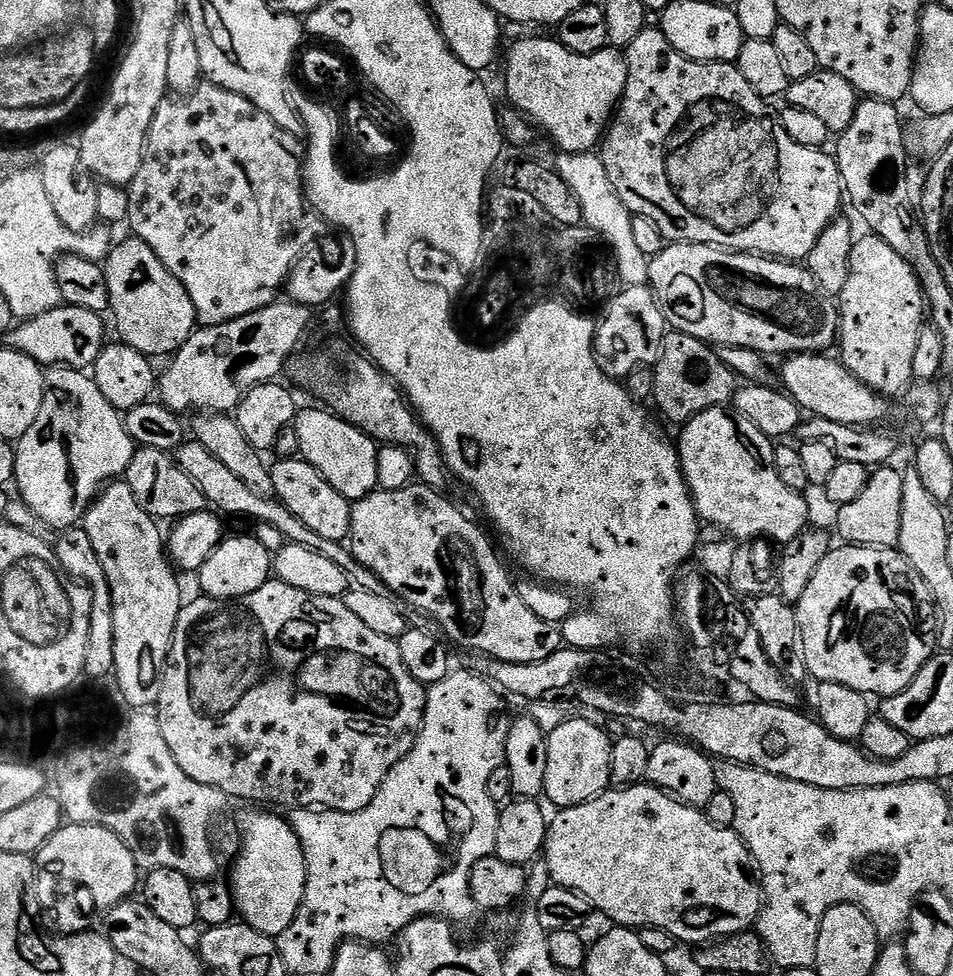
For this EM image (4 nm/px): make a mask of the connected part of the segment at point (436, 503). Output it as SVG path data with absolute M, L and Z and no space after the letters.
M413 482L402 490L377 490L355 501L348 531L353 558L372 571L393 597L399 598L409 609L425 612L453 645L456 643L460 648L469 648L473 654L483 654L489 660L504 663L540 663L550 658L562 647L561 629L550 622L542 622L542 618L522 602L519 587L512 585L496 553L497 545L492 545L487 534L446 497L425 484Z

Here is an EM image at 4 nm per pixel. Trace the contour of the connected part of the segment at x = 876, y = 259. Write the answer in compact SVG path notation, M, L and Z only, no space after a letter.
M871 234L857 239L850 254L850 278L838 297L840 310L839 359L867 388L881 397L896 396L913 383L912 363L920 330L926 324L926 301L916 272L882 238Z

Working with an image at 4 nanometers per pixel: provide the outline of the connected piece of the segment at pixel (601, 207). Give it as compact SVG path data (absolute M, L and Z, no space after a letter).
M595 151L560 152L554 161L556 173L574 190L574 198L578 198L578 206L582 206L583 227L594 230L597 237L608 243L611 255L616 258L616 272L625 281L627 287L639 288L648 284L648 266L650 257L642 254L634 239L632 217L634 213L618 198L618 190L614 190L614 182L610 182L610 174L606 174L606 166Z

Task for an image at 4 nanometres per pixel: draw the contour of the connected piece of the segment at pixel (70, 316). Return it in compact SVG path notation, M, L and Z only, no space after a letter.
M61 306L33 320L17 323L11 329L11 347L26 354L41 366L67 366L77 370L88 370L95 365L106 346L104 319L99 312L85 308Z

